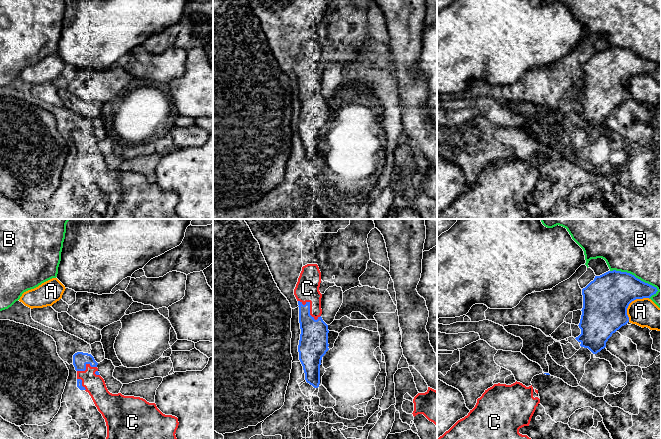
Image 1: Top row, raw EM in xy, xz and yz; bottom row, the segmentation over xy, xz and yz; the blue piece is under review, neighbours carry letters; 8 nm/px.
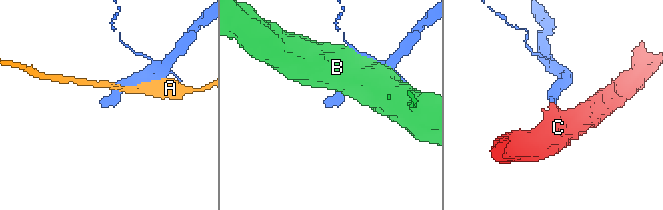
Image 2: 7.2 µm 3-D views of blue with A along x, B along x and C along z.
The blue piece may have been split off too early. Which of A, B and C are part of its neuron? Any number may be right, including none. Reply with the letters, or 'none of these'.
C

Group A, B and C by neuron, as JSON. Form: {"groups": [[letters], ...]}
{"groups": [["A"], ["B"], ["C"]]}

